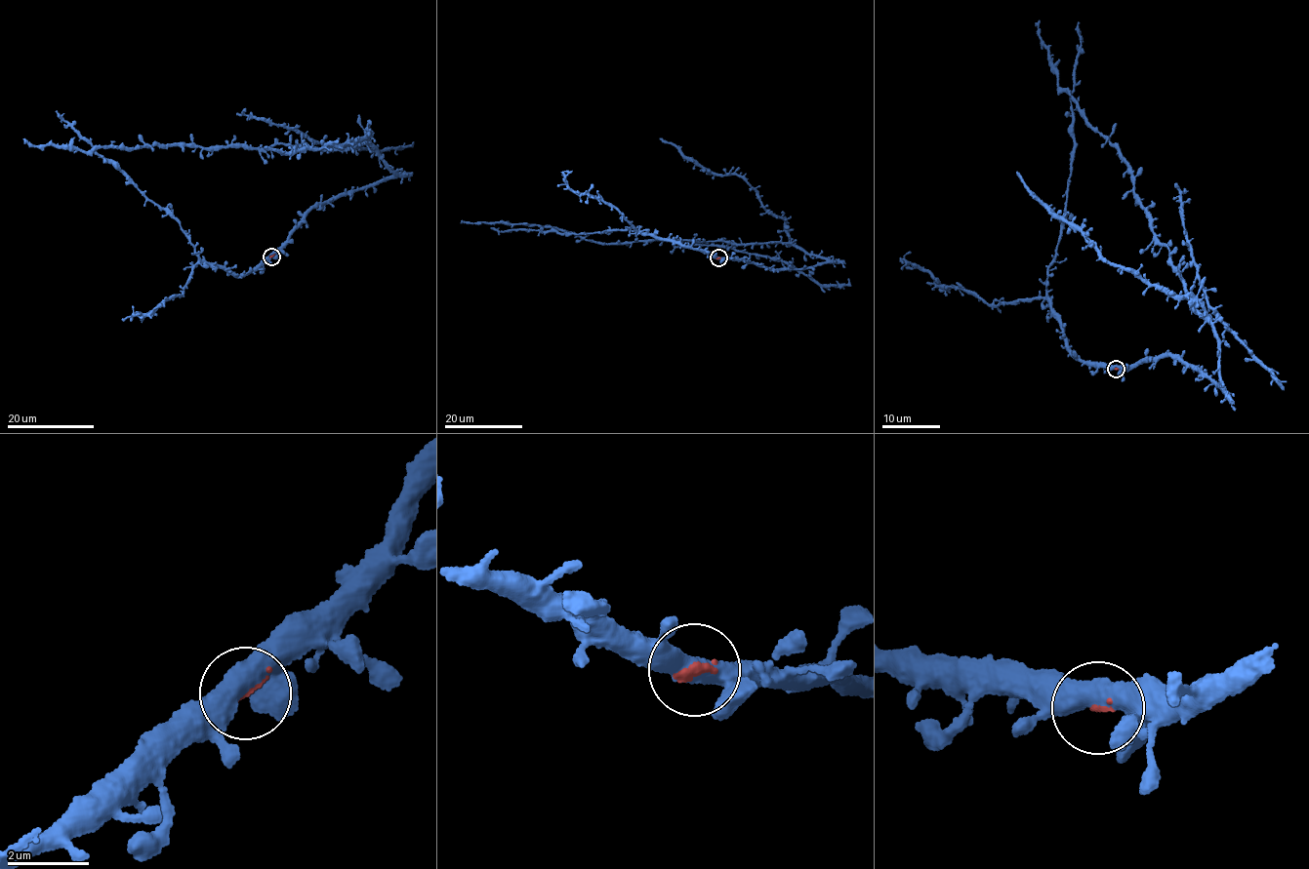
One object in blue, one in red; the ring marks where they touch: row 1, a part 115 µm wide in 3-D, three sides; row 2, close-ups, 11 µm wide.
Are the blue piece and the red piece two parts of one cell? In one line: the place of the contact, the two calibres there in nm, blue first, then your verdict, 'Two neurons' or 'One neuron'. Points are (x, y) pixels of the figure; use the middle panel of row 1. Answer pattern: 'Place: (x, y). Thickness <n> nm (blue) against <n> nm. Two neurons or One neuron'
Place: (718, 257). Thickness 500 nm (blue) against 130 nm. One neuron

